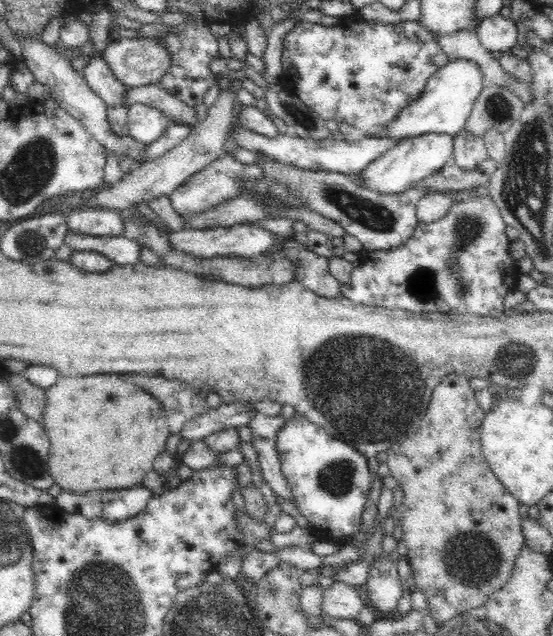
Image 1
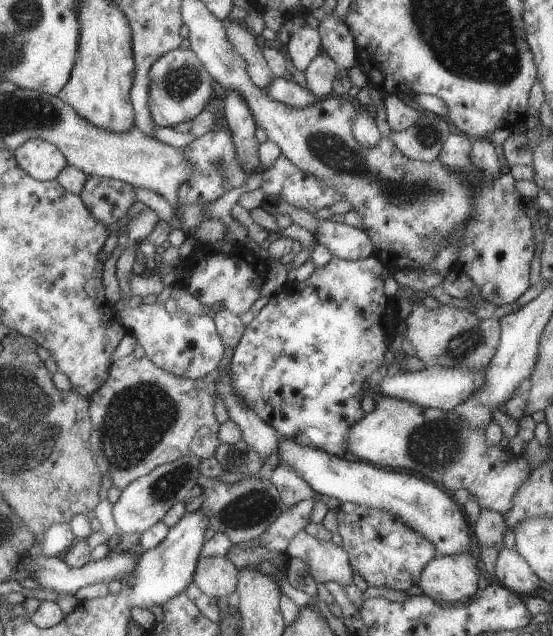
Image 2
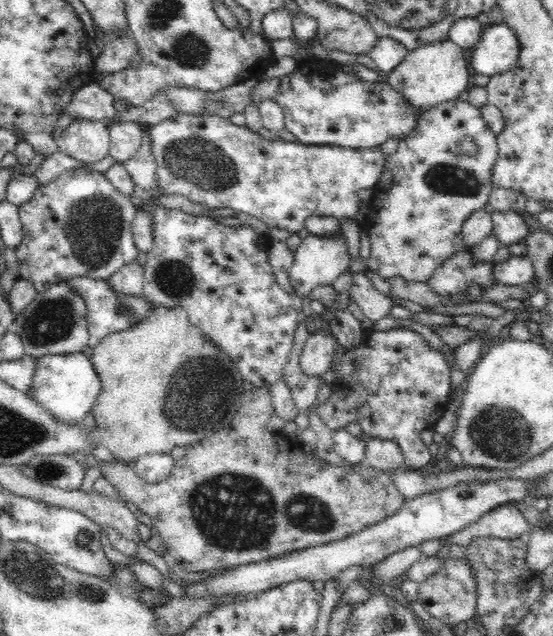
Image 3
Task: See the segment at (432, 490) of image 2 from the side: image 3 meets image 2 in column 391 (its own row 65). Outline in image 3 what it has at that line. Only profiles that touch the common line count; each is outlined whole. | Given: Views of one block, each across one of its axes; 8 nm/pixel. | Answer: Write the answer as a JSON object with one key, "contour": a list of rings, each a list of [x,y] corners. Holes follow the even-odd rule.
{"contour":[[[492,23],[485,26],[480,41],[472,47],[469,64],[475,74],[494,76],[512,68],[520,58],[520,42],[508,25]]]}

